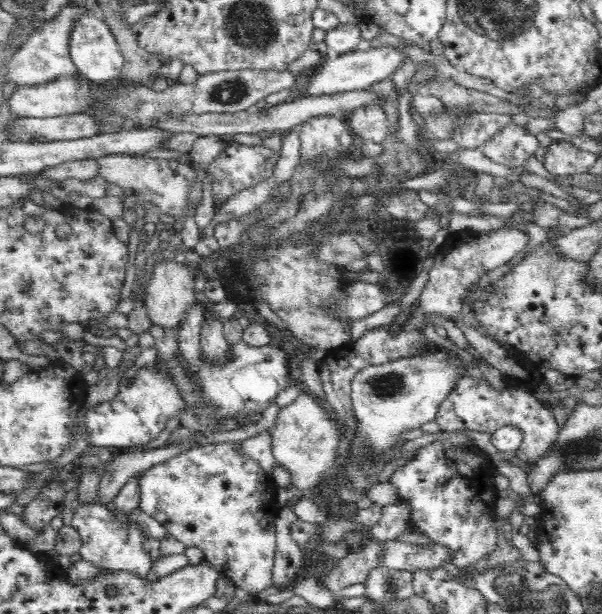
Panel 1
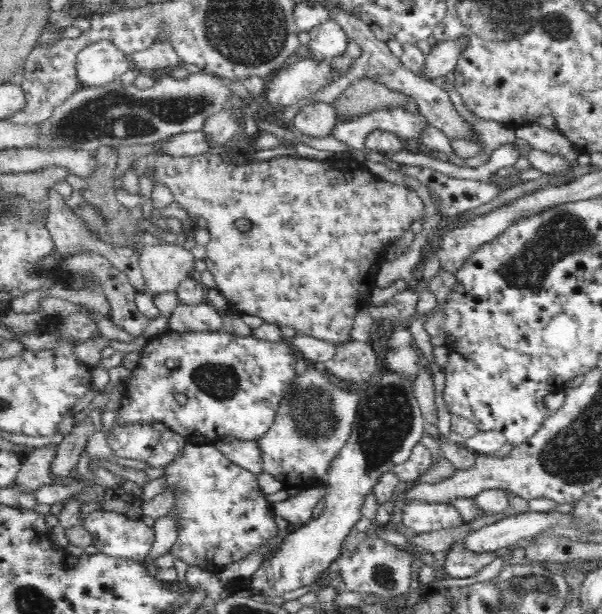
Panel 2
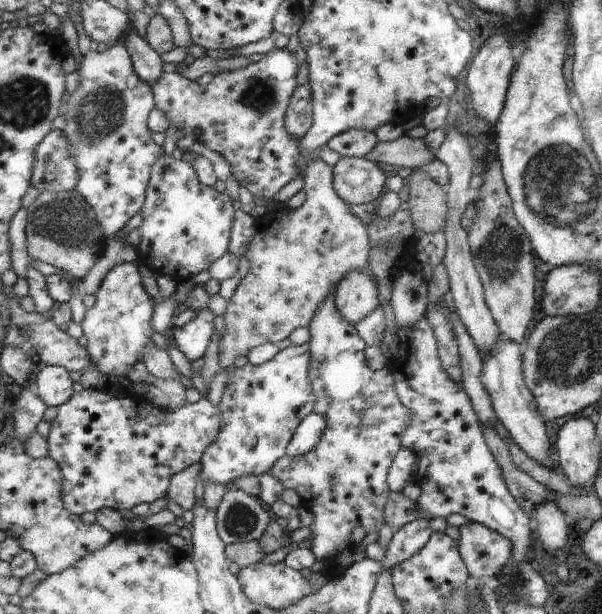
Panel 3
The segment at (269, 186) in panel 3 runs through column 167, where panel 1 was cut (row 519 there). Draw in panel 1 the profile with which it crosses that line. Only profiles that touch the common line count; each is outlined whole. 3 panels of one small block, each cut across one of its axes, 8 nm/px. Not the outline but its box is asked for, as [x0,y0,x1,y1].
[71,503,153,579]

